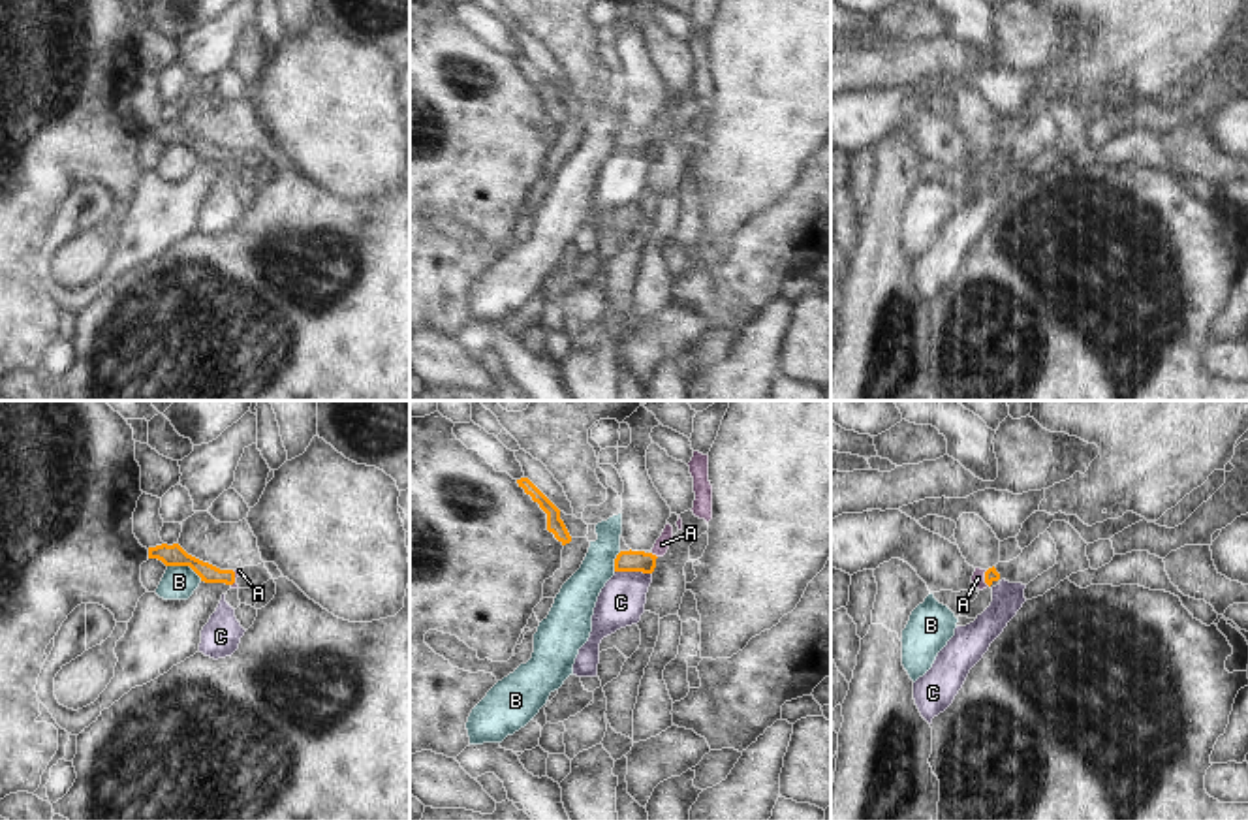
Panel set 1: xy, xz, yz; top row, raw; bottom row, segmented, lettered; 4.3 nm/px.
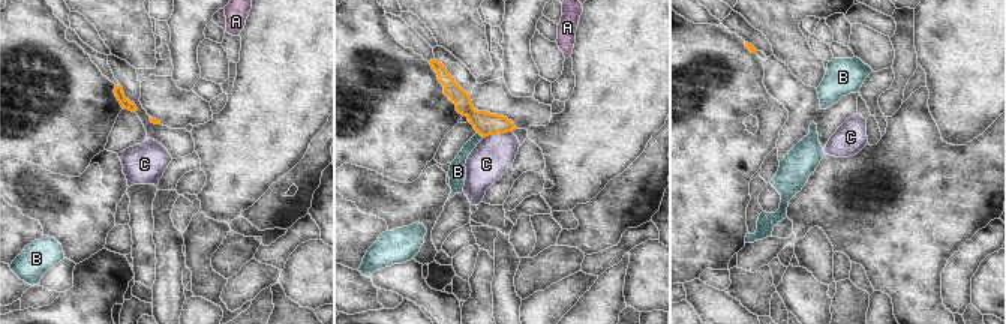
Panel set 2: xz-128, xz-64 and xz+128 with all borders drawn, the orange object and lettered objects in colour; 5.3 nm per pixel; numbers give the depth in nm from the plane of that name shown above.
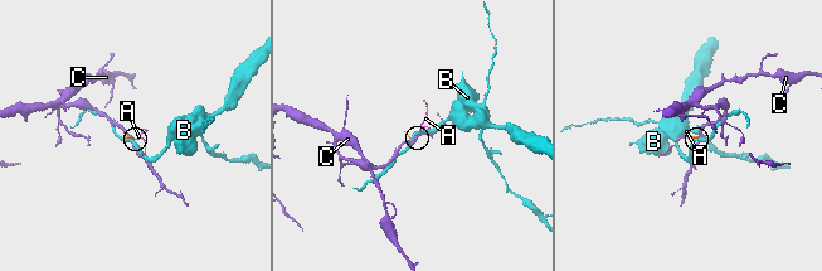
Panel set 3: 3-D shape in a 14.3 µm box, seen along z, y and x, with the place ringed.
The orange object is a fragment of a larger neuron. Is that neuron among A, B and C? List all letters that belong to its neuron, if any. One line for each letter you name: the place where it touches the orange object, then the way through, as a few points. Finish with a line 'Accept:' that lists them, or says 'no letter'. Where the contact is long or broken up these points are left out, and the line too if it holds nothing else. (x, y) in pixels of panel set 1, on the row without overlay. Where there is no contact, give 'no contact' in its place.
A: meets orange in xz at (655, 134); runs through xz (626, 140), (647, 140), (655, 134), (662, 123)
Accept: A

